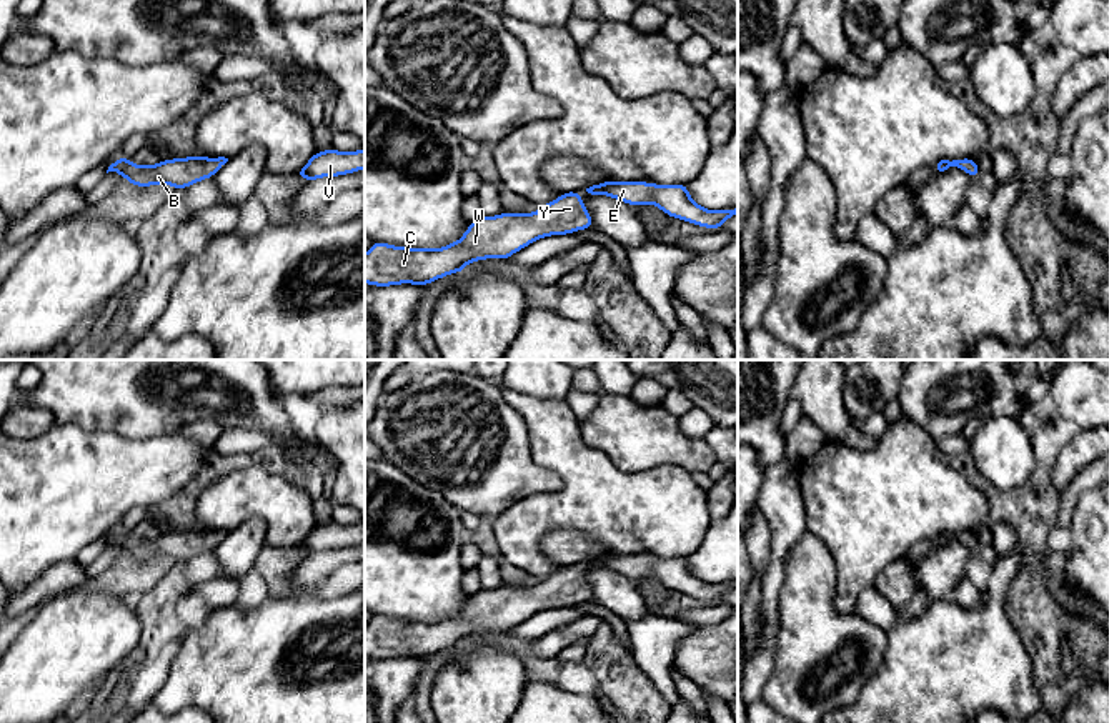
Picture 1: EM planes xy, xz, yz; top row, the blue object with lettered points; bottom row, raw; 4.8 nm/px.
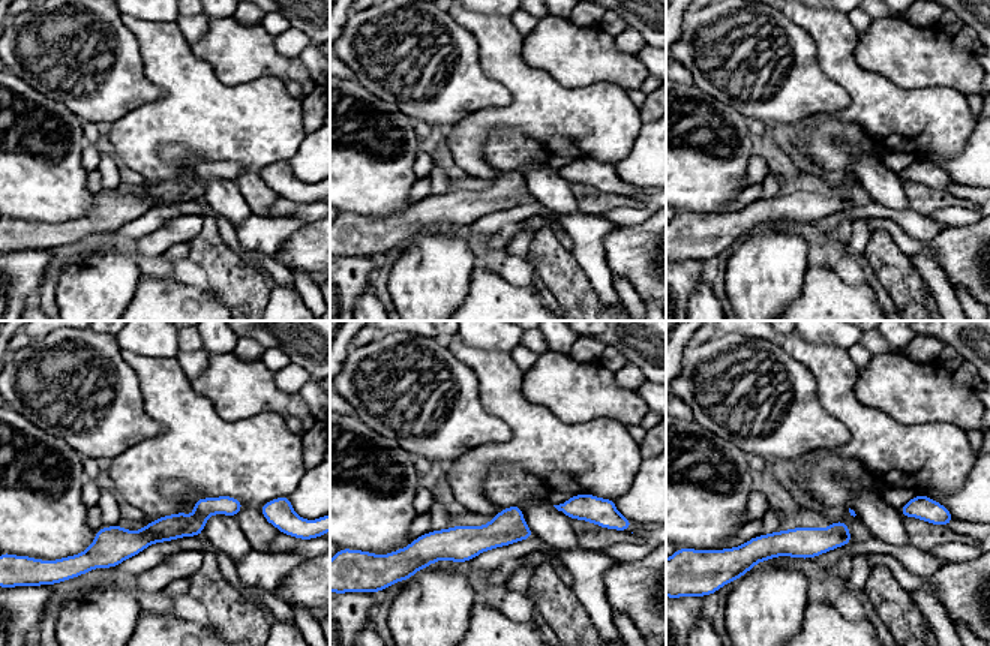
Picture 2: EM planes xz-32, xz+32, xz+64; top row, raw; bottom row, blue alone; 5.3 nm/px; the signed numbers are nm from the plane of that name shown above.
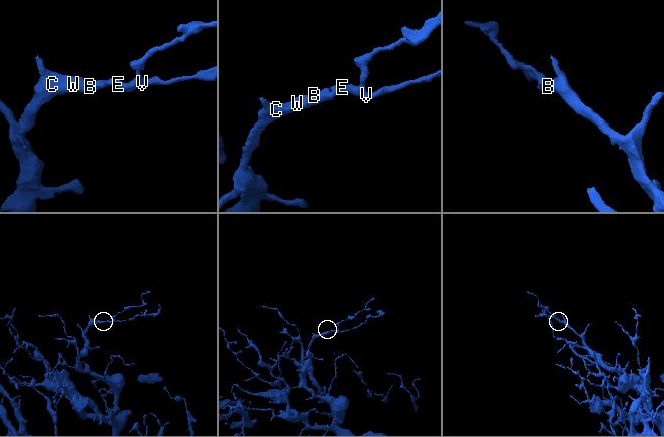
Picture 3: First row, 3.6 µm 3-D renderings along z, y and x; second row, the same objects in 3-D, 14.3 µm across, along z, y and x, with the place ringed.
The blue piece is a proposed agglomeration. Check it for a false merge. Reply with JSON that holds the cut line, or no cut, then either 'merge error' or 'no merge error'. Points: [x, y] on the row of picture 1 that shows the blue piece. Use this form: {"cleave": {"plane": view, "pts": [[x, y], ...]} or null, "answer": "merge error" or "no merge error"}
{"cleave": null, "answer": "no merge error"}

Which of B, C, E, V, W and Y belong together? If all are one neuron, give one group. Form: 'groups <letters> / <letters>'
groups B C E V W Y

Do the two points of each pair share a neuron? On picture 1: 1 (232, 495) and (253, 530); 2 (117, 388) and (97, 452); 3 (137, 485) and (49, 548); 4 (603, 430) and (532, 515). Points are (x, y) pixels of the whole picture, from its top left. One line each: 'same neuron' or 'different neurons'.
1: different neurons
2: different neurons
3: same neuron
4: different neurons

